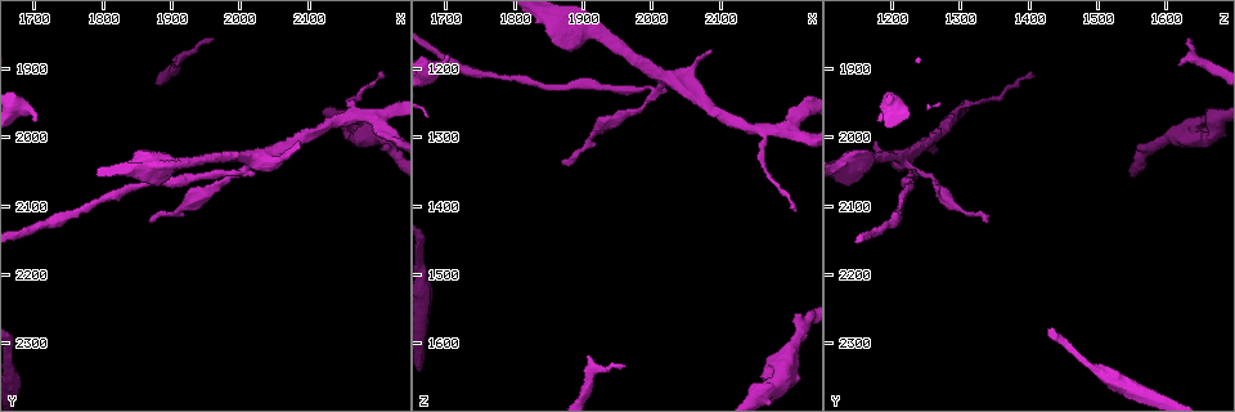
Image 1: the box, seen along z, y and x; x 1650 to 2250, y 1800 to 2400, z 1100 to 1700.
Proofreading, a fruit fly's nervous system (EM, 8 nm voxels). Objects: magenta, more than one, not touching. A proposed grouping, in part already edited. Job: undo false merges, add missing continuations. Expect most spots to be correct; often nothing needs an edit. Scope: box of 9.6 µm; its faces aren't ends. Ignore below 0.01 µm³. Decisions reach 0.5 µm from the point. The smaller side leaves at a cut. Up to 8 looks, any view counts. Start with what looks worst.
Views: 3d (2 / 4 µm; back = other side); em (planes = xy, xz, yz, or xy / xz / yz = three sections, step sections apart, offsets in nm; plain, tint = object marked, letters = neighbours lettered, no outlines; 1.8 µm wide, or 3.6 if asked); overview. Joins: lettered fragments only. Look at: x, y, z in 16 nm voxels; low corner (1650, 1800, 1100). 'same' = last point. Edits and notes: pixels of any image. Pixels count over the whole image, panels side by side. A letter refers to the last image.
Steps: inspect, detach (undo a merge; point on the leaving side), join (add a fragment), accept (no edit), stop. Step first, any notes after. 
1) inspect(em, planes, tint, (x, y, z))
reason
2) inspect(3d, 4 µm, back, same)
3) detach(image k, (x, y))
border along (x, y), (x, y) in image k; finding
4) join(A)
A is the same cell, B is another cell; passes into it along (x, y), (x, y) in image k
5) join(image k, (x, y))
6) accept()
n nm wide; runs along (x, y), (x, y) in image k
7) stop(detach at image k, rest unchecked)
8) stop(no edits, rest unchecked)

inspect(em, xy, step 8, letters, (1960, 1855, 1635))
branch stops here

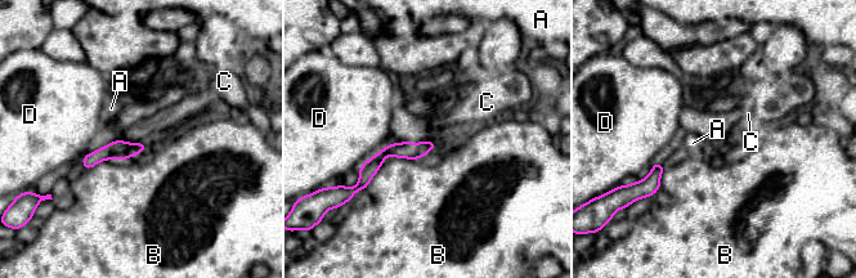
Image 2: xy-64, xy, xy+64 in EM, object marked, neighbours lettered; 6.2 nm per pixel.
inspect(em, yz, step 4, letters, same)
another direction

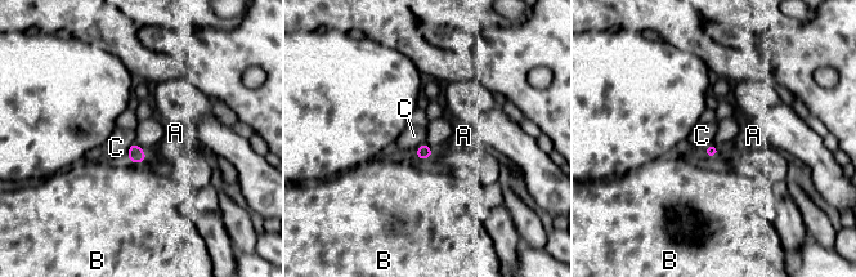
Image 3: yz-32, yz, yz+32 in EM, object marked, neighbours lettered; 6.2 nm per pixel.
accept()
A, B and C are other cells; border along (134, 141), (126, 160) in image 3; no lettered fragment goes on from it

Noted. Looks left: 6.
inspect(em, planes, letters, (1700, 1975, 1180))
an open end

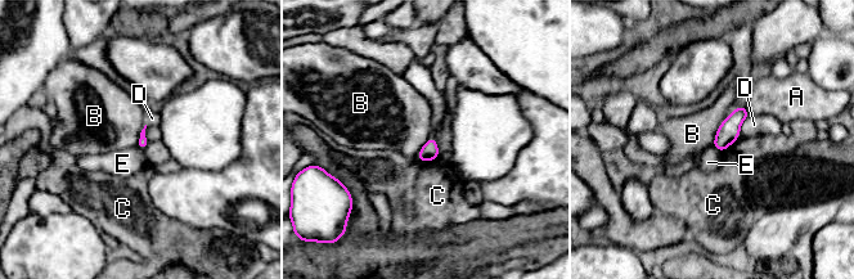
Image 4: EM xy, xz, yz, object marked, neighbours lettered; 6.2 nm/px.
accept()
A, B, C, D and E are other cells; border along (731, 112), (720, 124), (711, 145) in image 4; none of them fits

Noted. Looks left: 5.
inspect(3d, 4 µm, (2005, 2030, 1215))
sudden change in width

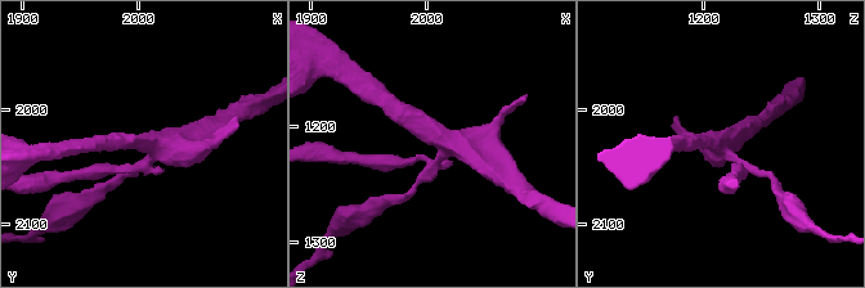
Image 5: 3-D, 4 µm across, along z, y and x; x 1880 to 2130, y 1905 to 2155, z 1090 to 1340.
inspect(em, planes, letters, (2006, 2032, 1210))

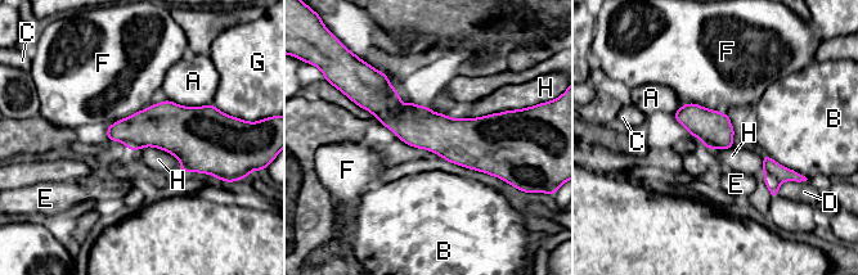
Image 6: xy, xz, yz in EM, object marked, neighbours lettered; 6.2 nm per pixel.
detach(image 6, (772, 183))
220 nm wide; A, B, C, D, E, F, G and H are other cells; border along (764, 172), (772, 174), (780, 183) in image 6; two neurons meet here

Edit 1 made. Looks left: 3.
stop(detach at image 6, rest unchecked)

